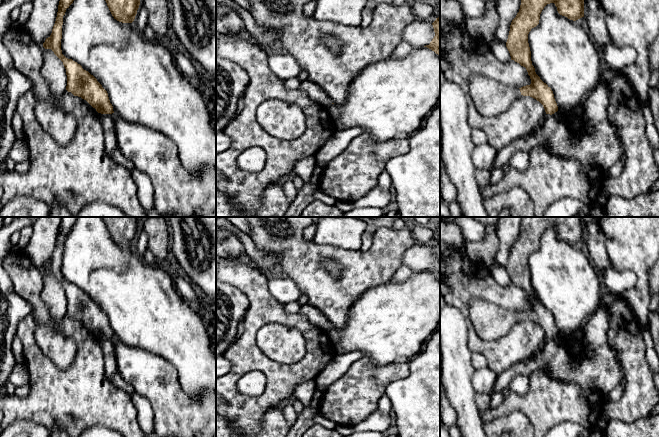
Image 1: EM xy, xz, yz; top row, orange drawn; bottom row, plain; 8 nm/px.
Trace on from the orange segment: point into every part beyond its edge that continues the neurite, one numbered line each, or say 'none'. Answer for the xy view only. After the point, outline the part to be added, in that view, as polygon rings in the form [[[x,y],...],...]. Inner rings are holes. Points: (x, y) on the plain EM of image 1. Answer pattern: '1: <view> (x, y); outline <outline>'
none

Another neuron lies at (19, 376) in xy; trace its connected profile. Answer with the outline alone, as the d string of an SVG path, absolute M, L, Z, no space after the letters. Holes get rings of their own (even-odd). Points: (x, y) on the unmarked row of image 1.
M24 361L17 362L9 376L11 382L16 388L27 385L29 382L29 372Z

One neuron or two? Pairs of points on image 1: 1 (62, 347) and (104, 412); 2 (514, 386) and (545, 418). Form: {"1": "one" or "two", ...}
{"1": "two", "2": "two"}

